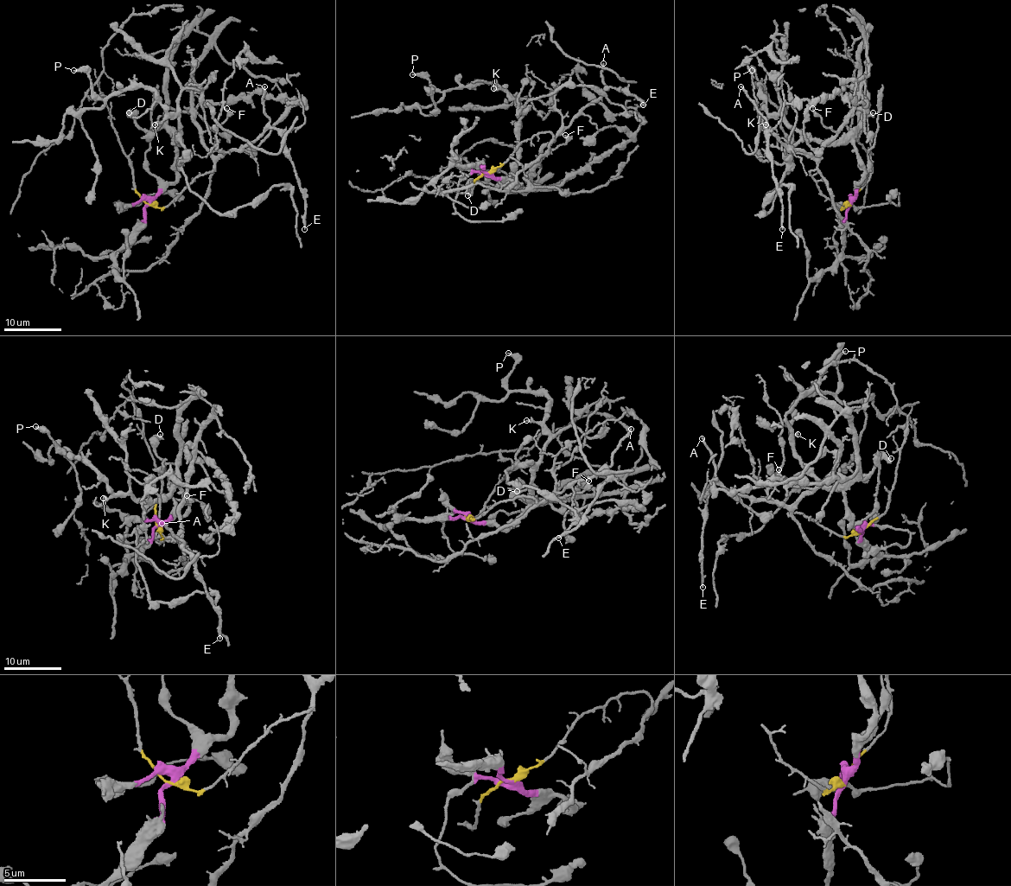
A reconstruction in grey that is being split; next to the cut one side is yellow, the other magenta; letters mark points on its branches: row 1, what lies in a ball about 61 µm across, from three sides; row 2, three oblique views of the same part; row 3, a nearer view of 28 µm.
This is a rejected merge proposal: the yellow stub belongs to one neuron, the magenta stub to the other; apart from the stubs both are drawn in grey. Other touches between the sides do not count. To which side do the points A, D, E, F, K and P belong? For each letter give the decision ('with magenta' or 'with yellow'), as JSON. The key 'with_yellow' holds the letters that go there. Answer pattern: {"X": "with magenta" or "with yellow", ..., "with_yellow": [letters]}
{"A": "with yellow", "D": "with magenta", "E": "with yellow", "F": "with yellow", "K": "with magenta", "P": "with magenta", "with_yellow": ["A", "E", "F"]}

